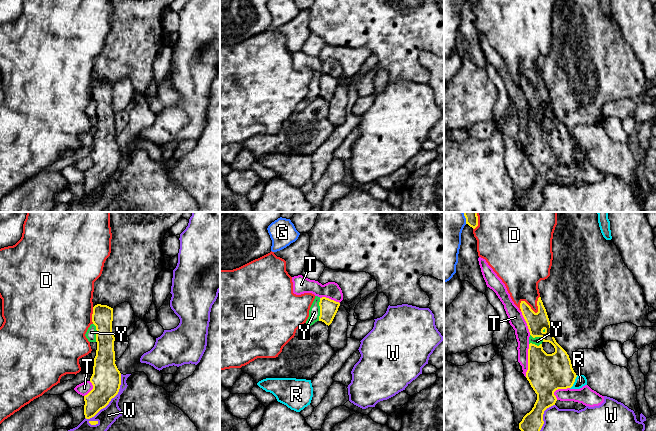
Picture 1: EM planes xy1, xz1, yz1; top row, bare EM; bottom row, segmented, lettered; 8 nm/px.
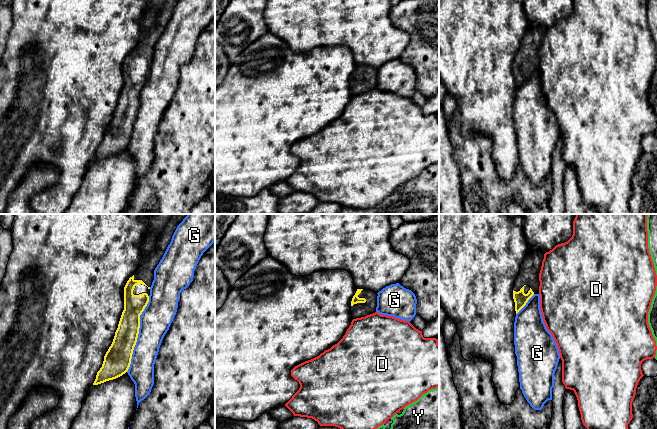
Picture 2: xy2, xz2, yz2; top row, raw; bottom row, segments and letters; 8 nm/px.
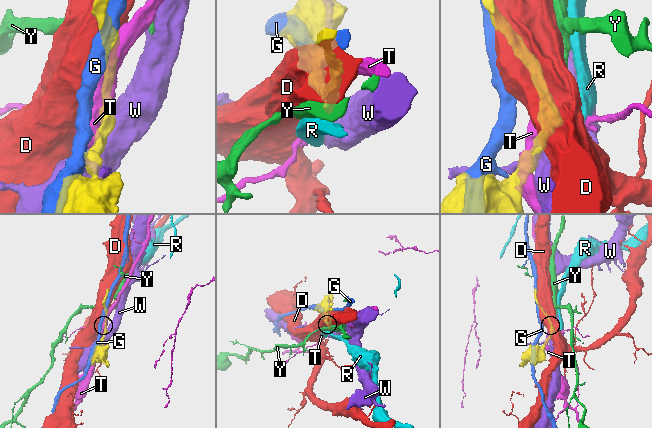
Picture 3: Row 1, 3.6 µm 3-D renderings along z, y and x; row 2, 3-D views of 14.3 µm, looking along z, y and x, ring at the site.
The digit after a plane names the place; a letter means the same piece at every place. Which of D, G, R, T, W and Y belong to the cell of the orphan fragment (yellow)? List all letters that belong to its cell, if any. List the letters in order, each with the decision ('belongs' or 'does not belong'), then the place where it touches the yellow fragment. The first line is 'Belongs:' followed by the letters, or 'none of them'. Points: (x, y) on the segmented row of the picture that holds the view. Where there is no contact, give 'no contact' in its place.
Belongs: none of them
D: does not belong; meets yellow in yz1 at (531, 309)
G: does not belong; meets yellow in xy2 at (138, 333)
R: does not belong; meets yellow in yz1 at (574, 381)
T: does not belong; meets yellow in yz1 at (528, 360)
W: does not belong; meets yellow in xy1 at (110, 400)
Y: does not belong; meets yellow in xz1 at (320, 309)

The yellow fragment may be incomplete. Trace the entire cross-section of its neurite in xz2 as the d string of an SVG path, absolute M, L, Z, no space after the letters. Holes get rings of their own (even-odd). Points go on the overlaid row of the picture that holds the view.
M357 289L351 301L353 319L365 317L376 312L378 294L371 290Z

